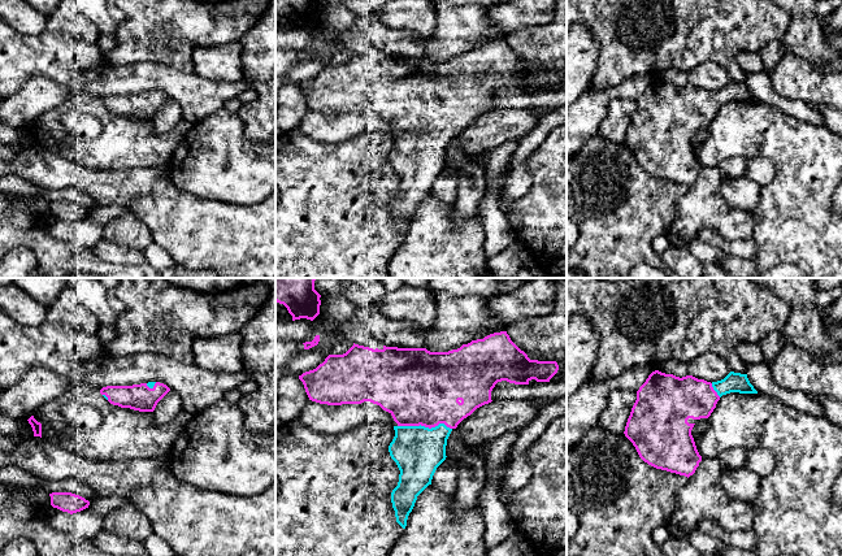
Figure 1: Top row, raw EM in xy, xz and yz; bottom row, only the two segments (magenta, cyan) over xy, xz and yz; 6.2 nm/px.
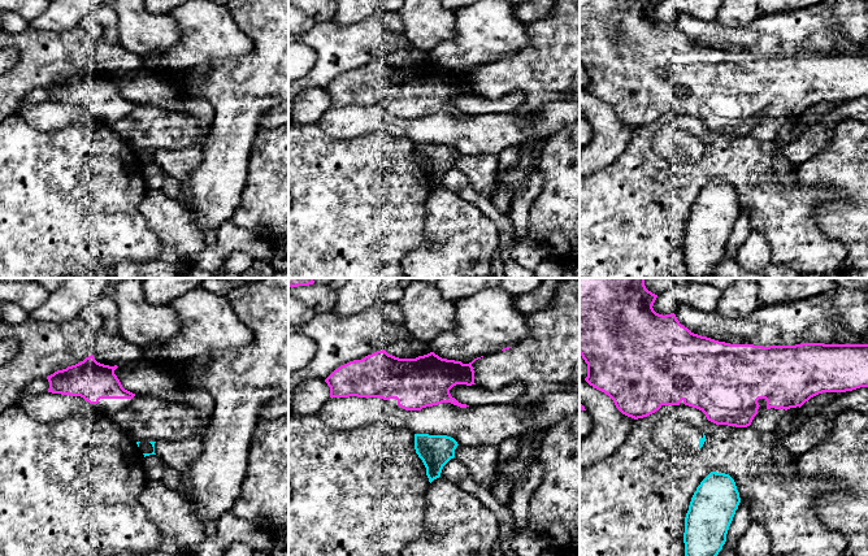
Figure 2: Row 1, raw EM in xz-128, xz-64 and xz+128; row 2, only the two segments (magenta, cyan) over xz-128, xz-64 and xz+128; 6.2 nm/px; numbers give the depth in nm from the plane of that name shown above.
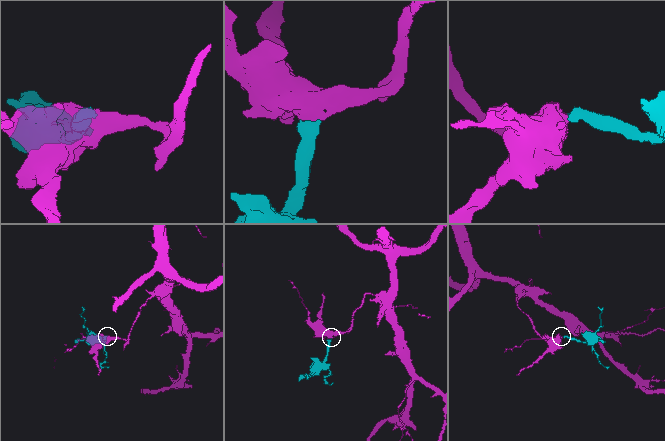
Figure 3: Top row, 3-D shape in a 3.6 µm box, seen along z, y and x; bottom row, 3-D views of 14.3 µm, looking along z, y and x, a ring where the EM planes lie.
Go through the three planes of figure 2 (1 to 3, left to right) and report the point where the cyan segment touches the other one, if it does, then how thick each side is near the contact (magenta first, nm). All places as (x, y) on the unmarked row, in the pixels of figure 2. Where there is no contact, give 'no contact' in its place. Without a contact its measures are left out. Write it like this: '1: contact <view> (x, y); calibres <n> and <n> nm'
1: no contact
2: no contact
3: no contact

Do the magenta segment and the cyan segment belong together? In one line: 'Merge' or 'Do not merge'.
Merge

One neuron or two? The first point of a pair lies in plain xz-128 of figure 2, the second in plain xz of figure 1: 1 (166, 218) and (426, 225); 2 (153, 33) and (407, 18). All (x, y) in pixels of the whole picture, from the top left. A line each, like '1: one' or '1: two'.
1: one
2: one

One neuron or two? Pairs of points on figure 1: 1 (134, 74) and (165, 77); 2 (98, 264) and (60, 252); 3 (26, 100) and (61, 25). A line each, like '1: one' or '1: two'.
1: one
2: one
3: two

